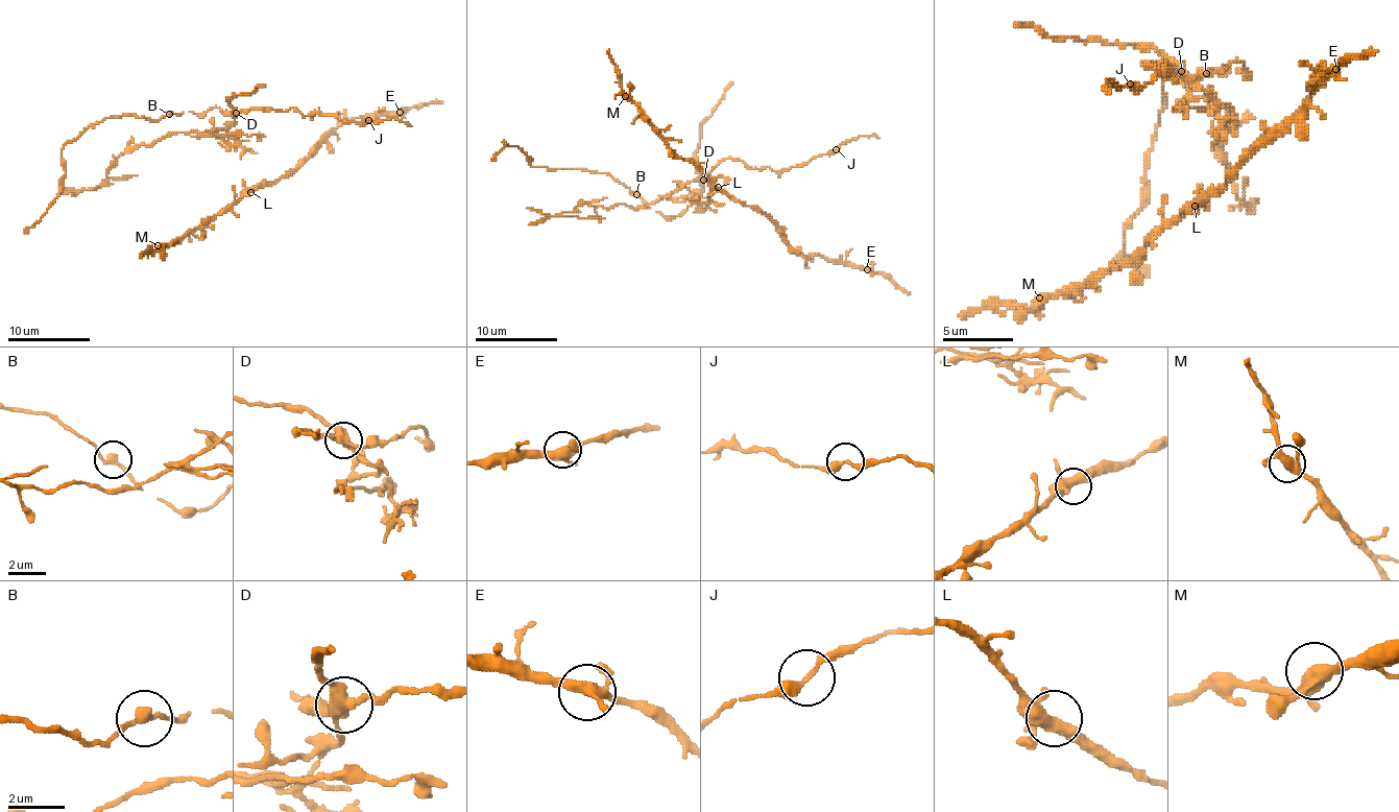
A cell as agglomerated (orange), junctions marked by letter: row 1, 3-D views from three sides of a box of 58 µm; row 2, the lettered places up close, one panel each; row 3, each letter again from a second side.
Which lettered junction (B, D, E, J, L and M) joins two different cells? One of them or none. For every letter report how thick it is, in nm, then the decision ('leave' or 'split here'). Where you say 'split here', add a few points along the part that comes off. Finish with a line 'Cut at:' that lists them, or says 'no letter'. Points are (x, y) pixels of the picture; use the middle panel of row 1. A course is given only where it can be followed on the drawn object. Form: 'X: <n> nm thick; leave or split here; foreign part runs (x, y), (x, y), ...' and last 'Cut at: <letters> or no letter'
B: 280 nm thick; leave
D: 380 nm thick; split here; foreign part runs (703, 178), (701, 191), (694, 199), (665, 197), (640, 206), (580, 204), (572, 212), (561, 214), (605, 218)
E: 360 nm thick; leave
J: 280 nm thick; leave
L: 400 nm thick; leave
M: 400 nm thick; leave
Cut at: D

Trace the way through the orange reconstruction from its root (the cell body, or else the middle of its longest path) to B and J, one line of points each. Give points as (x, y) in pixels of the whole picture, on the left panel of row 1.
B: (234, 122), (234, 116), (218, 108), (201, 114), (168, 114)
J: (234, 122), (238, 114), (250, 110), (284, 112), (292, 108), (305, 116), (322, 114), (345, 122), (368, 120)

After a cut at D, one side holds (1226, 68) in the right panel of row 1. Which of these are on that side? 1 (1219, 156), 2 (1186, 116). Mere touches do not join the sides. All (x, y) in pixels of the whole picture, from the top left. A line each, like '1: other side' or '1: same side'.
1: other side
2: other side

